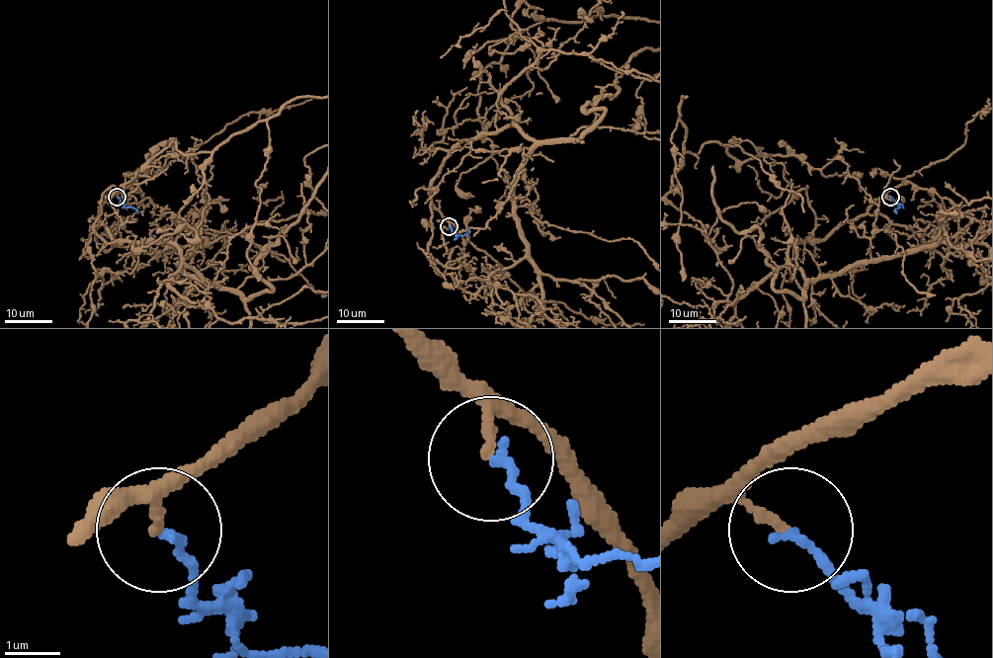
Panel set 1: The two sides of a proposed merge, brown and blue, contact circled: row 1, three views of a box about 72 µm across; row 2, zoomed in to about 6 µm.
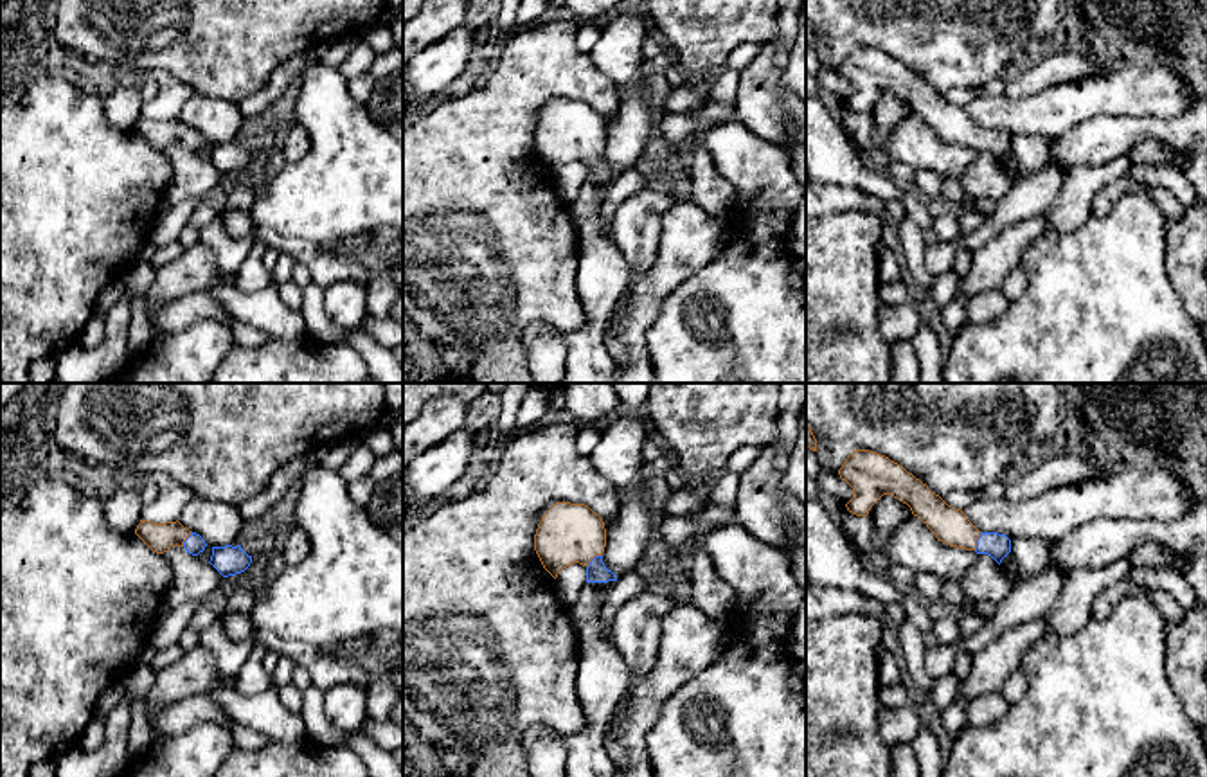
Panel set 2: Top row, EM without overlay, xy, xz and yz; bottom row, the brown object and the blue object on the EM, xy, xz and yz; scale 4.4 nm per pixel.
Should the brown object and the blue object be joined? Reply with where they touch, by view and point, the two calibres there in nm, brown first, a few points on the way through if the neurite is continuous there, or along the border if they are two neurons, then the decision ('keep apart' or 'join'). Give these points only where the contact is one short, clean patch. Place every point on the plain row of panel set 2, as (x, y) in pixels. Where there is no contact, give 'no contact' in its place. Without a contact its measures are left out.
meets brown in xz at (592, 155); 280 nm thick on the brown side, 100 nm on the other; runs through xz (569, 130), (592, 155), (596, 169); join

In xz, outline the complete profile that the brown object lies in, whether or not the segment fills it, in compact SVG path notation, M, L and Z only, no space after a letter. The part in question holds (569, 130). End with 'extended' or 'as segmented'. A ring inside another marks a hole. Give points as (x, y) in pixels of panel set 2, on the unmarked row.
M556 99L534 131L534 147L554 176L563 165L579 160L586 165L586 180L617 178L603 160L604 144L604 119L585 101Z; extended

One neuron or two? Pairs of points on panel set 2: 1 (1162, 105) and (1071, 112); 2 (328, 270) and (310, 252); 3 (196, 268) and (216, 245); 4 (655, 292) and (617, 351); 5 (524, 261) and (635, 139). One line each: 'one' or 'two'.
1: one
2: one
3: two
4: two
5: two

